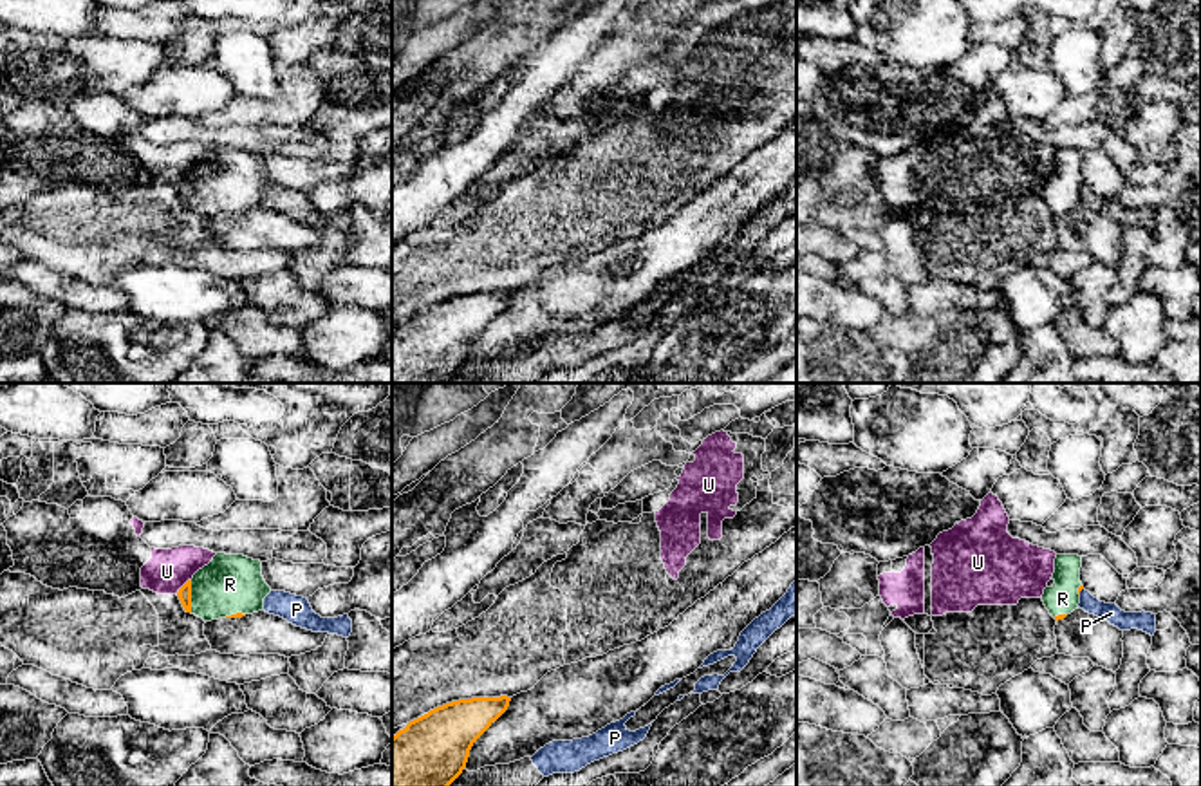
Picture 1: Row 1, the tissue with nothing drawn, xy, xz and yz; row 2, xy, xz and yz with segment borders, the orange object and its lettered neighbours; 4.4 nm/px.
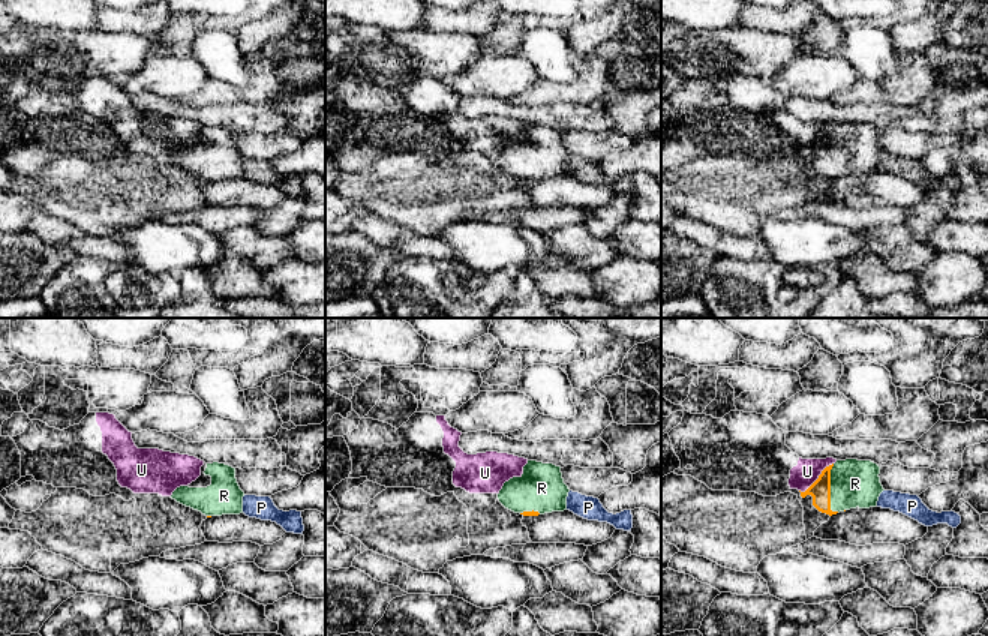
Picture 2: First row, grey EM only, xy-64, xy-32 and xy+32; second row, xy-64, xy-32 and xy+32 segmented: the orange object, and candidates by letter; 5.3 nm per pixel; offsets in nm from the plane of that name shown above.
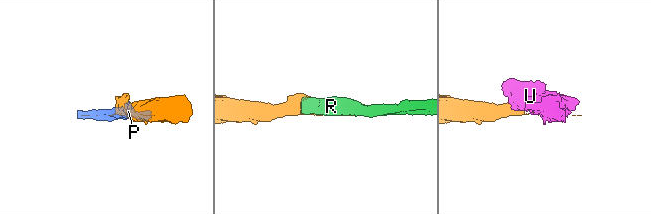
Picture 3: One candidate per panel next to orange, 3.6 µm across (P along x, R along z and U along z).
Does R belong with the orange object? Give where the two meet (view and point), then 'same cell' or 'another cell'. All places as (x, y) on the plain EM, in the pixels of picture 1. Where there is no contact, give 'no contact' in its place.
meets orange in xy at (190, 192); same cell

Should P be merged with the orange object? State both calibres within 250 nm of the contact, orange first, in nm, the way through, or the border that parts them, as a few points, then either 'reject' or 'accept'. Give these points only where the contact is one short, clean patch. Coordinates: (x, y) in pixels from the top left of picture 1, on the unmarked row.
20/90 nm | along yz (1082, 183), (1079, 188) | reject

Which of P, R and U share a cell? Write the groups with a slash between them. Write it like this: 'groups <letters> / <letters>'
groups P / R / U

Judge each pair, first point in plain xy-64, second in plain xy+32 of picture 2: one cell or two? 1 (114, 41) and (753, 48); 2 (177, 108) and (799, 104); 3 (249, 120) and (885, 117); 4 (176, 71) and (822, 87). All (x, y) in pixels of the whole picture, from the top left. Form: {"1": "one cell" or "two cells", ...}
{"1": "one cell", "2": "one cell", "3": "one cell", "4": "one cell"}

